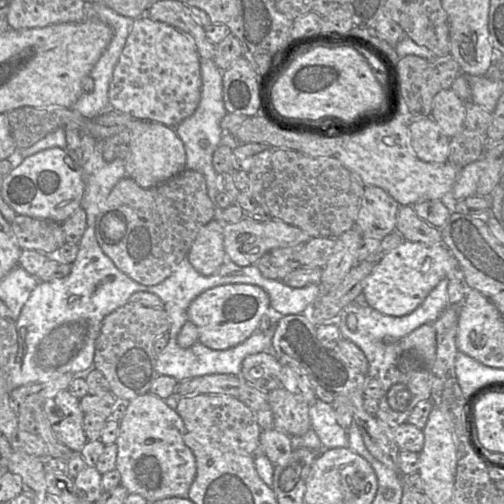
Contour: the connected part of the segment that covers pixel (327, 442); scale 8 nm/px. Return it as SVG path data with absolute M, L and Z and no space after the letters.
M317 399L309 406L312 429L315 431L324 449L349 448L348 436L337 421L337 413L331 406Z

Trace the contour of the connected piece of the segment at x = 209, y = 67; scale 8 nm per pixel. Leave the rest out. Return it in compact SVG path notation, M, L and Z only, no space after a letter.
M200 59L200 68L202 88L199 105L190 117L183 120L174 129L184 144L186 168L197 171L203 175L206 181L208 195L215 209L215 207L217 207L216 197L219 193L216 187L216 178L218 174L212 165L212 157L215 150L221 145L223 130L220 126L220 122L227 114L222 94L223 71L217 68L213 60L207 59Z

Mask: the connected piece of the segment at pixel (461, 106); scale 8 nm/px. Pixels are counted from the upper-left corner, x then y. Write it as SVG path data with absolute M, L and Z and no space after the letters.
M442 90L433 99L431 118L452 138L464 130L465 102L452 90Z

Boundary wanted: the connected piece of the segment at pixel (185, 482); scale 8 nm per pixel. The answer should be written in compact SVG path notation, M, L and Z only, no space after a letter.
M147 392L129 401L123 418L119 421L116 469L121 475L121 485L129 493L139 494L149 503L170 497L187 497L196 476L196 459L184 443L187 433L183 419L161 398Z

